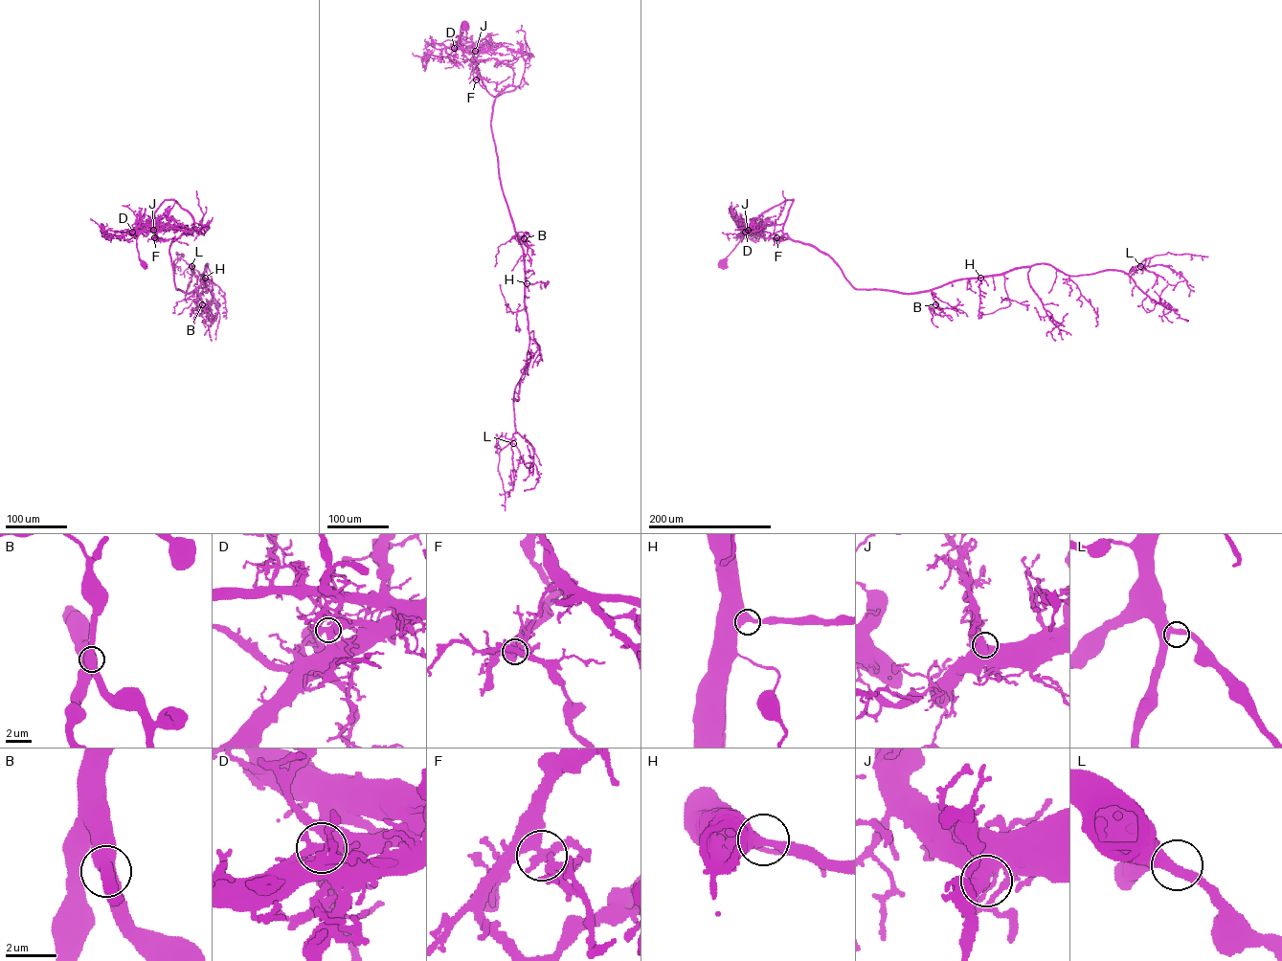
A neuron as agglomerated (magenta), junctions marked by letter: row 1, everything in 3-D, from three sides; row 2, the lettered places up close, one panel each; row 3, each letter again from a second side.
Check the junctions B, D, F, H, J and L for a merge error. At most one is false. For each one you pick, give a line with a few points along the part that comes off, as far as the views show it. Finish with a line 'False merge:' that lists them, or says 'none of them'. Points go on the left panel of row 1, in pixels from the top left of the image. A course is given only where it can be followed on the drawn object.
F: (154, 237), (165, 241), (174, 240), (174, 236), (172, 238)
False merge: F

